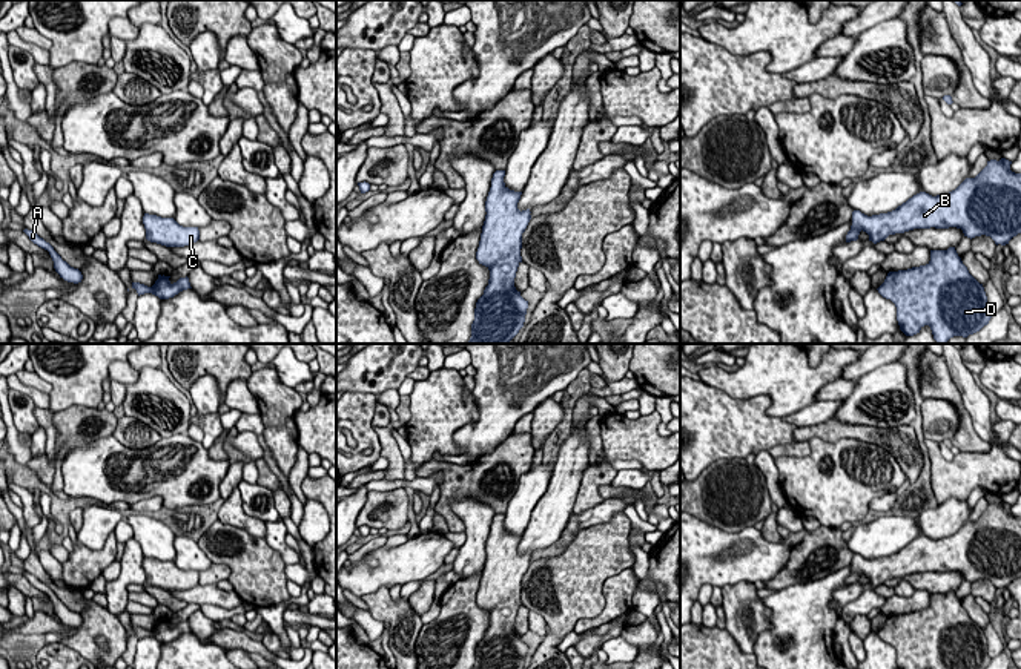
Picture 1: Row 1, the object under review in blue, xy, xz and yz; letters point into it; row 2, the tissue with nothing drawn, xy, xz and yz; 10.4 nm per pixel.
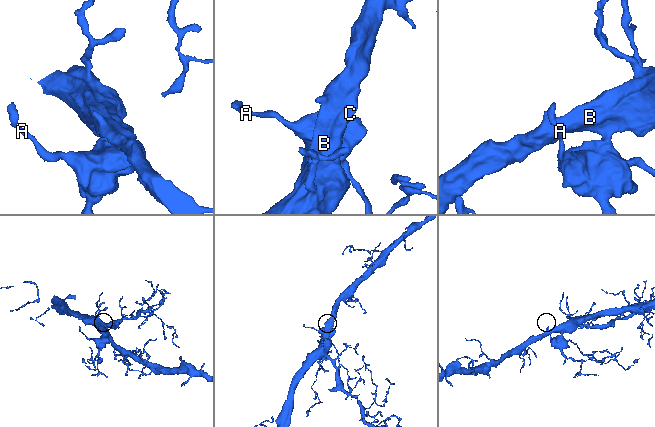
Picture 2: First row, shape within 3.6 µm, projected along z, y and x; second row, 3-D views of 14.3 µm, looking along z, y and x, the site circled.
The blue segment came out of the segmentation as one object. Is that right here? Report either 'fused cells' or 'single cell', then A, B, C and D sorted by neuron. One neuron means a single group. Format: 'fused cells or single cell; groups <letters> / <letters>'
single cell; groups A B C D

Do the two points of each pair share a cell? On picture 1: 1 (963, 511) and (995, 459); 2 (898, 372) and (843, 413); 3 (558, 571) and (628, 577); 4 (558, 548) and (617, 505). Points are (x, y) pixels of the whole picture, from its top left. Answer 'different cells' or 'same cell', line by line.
1: different cells
2: same cell
3: different cells
4: same cell

